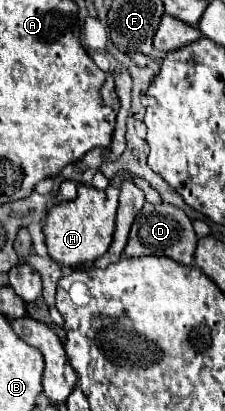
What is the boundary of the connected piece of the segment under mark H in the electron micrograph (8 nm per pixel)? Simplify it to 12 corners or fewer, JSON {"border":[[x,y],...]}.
{"border":[[77,186],[45,218],[49,256],[67,268],[109,250],[119,188]]}

